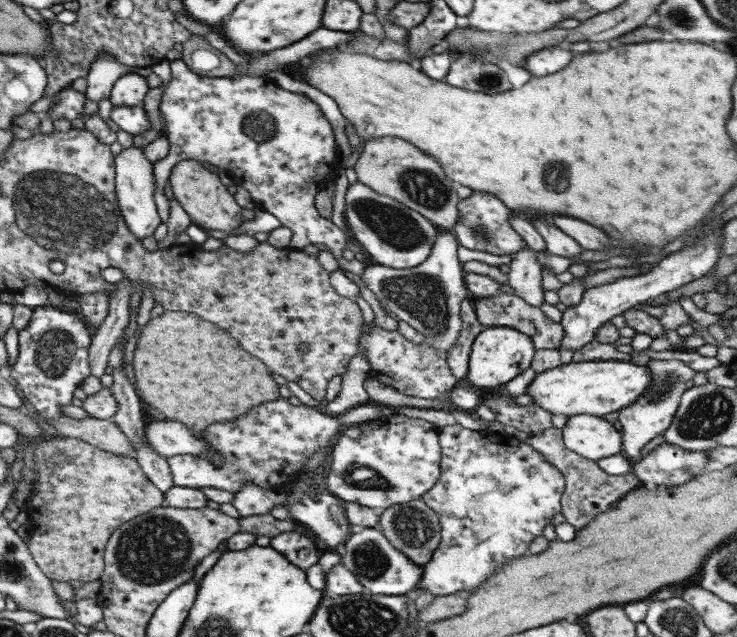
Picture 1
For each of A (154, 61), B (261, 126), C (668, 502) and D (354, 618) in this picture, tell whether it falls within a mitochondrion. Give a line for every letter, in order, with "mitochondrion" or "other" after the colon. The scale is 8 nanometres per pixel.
A: other
B: mitochondrion
C: other
D: mitochondrion

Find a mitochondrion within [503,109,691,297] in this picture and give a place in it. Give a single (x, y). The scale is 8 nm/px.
(556, 173)

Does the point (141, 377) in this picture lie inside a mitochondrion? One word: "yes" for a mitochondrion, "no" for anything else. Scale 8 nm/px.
no

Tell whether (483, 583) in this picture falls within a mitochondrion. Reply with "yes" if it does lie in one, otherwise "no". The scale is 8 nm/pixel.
no

